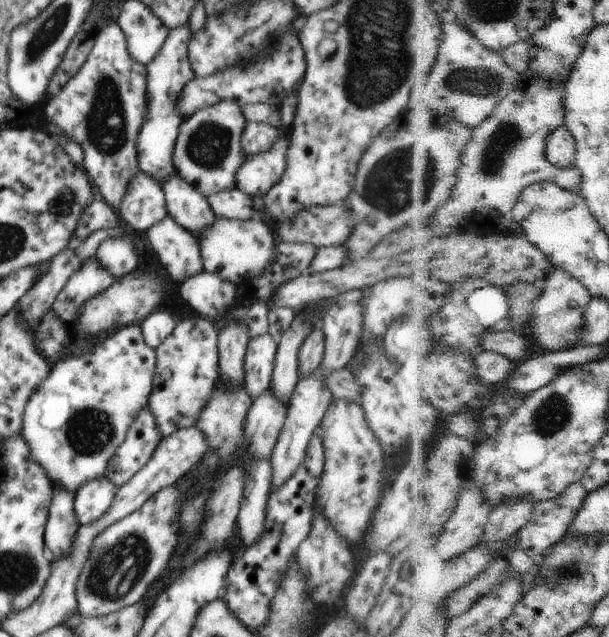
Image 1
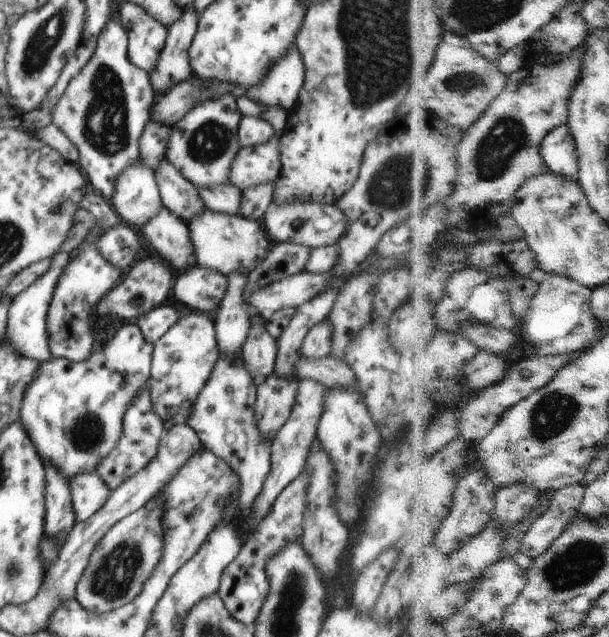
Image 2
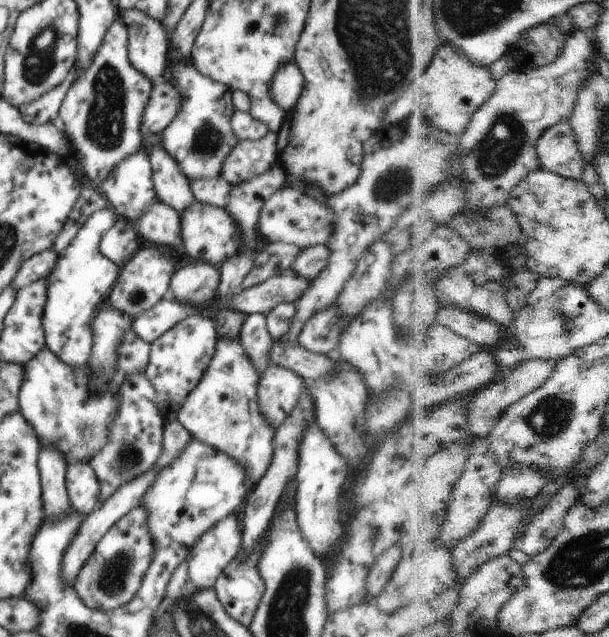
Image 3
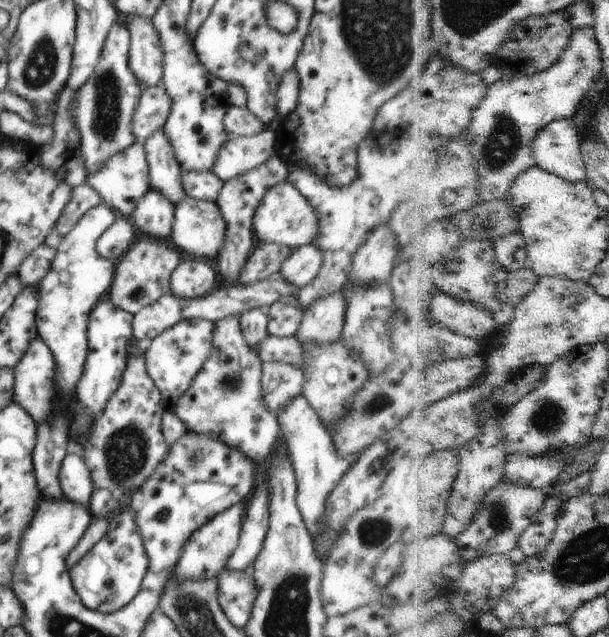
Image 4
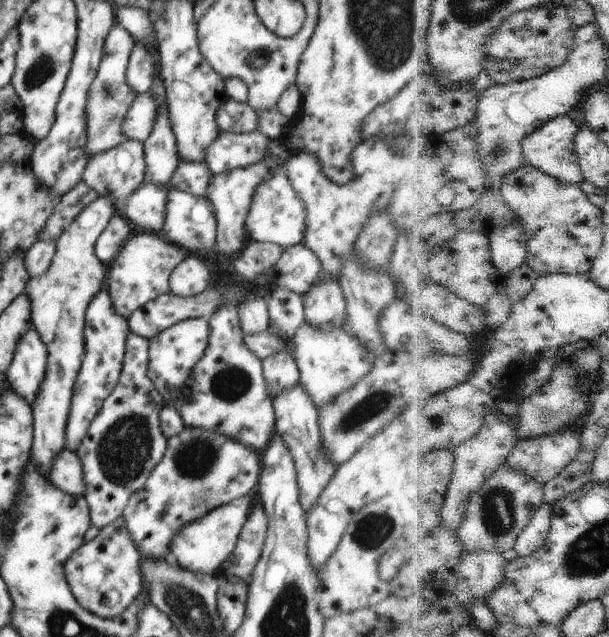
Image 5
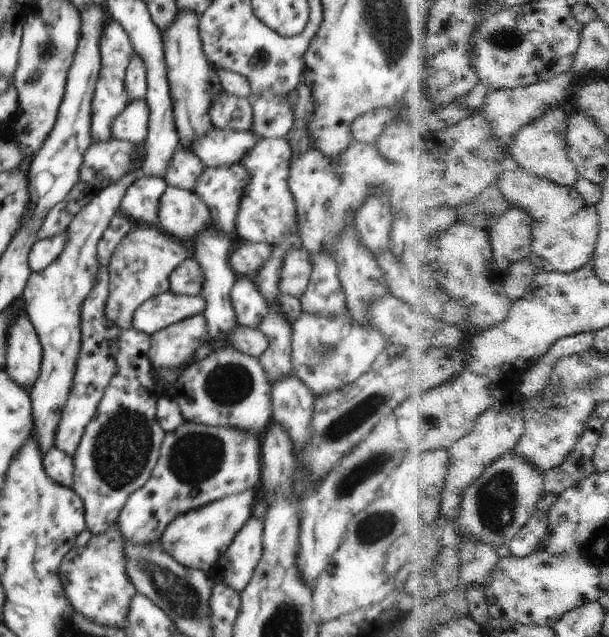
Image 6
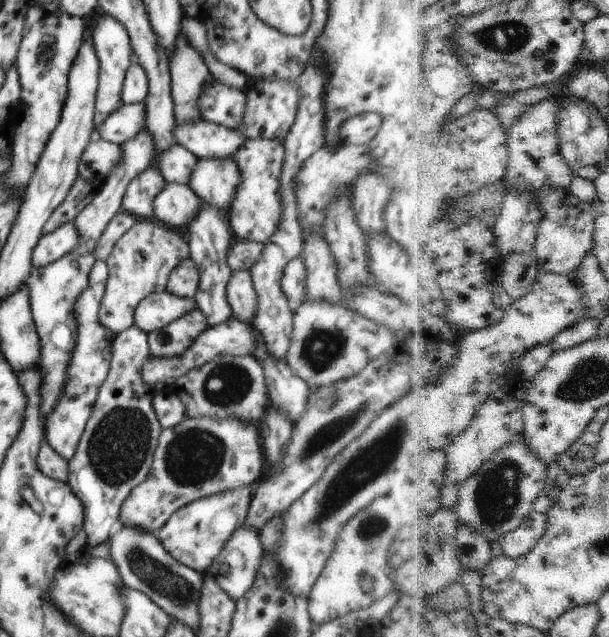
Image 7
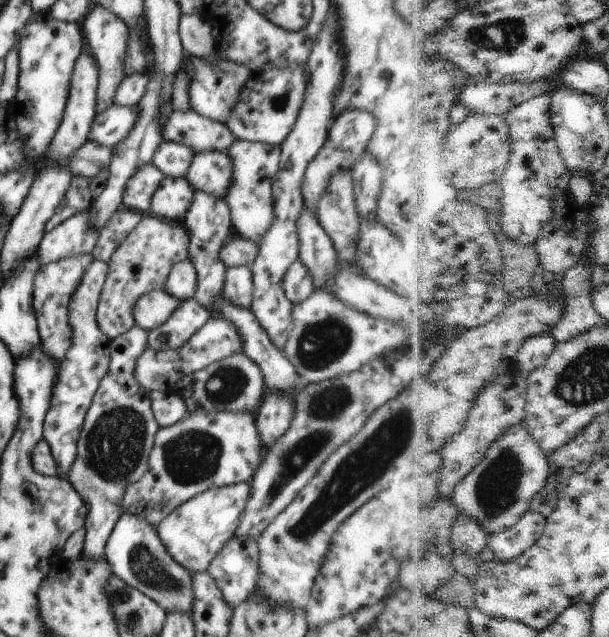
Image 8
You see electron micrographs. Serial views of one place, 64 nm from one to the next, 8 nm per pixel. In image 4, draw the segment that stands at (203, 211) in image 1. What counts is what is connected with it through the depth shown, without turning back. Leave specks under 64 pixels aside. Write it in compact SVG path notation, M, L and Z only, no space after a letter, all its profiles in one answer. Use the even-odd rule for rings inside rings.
M164 129L156 130L143 142L149 166L150 187L176 206L188 194L180 182L180 163L176 160L174 149Z

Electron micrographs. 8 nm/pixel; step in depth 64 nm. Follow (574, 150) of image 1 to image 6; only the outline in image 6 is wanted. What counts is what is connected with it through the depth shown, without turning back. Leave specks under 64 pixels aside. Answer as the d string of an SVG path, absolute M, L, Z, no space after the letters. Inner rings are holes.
M557 105L536 123L522 128L511 146L514 166L523 167L528 173L537 175L540 179L552 180L561 186L575 186L582 176L569 156L568 120L566 110L562 108L562 105Z

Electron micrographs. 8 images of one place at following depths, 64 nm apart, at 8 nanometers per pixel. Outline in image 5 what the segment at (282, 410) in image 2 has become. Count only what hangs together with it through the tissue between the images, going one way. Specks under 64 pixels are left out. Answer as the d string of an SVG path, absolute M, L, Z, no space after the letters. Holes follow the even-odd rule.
M288 347L273 353L261 361L264 381L273 398L282 390L299 383L299 371L296 367L293 354Z

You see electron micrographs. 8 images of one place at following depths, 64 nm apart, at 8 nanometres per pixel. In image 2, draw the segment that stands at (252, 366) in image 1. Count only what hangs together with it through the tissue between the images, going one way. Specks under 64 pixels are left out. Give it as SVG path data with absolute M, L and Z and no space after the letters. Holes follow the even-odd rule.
M251 324L248 338L242 348L244 366L254 378L256 388L275 370L277 356L276 339L270 336L262 324Z

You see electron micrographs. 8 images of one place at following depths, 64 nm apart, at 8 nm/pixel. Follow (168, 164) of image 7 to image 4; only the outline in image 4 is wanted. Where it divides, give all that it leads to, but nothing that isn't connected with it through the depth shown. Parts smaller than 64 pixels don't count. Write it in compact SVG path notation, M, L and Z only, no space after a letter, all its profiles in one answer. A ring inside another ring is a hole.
M181 172L180 182L184 192L194 200L214 203L224 186L223 180L213 172Z

